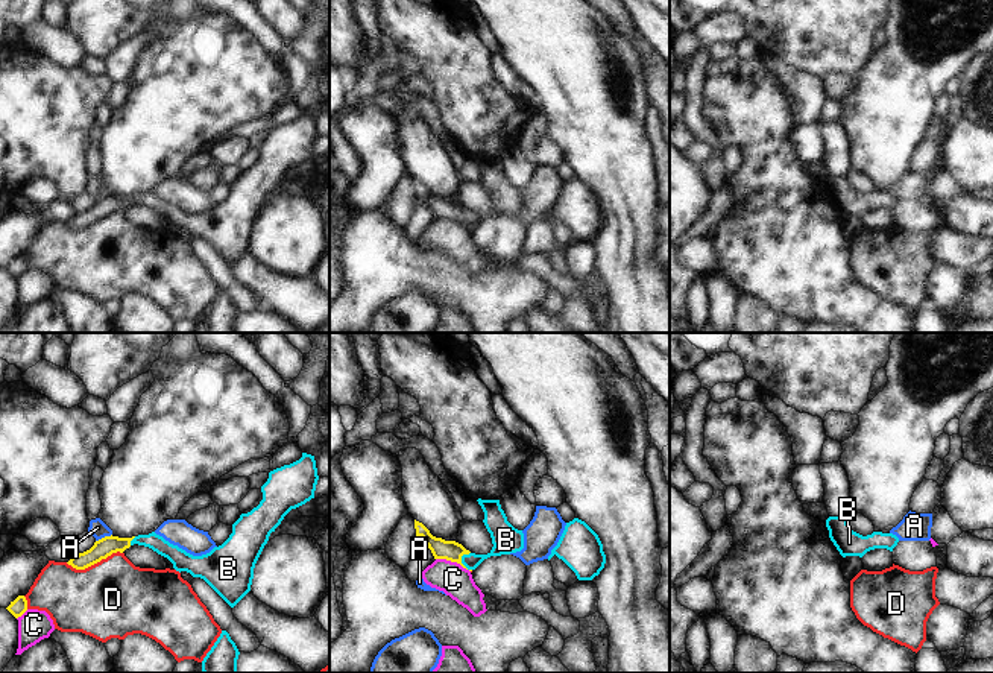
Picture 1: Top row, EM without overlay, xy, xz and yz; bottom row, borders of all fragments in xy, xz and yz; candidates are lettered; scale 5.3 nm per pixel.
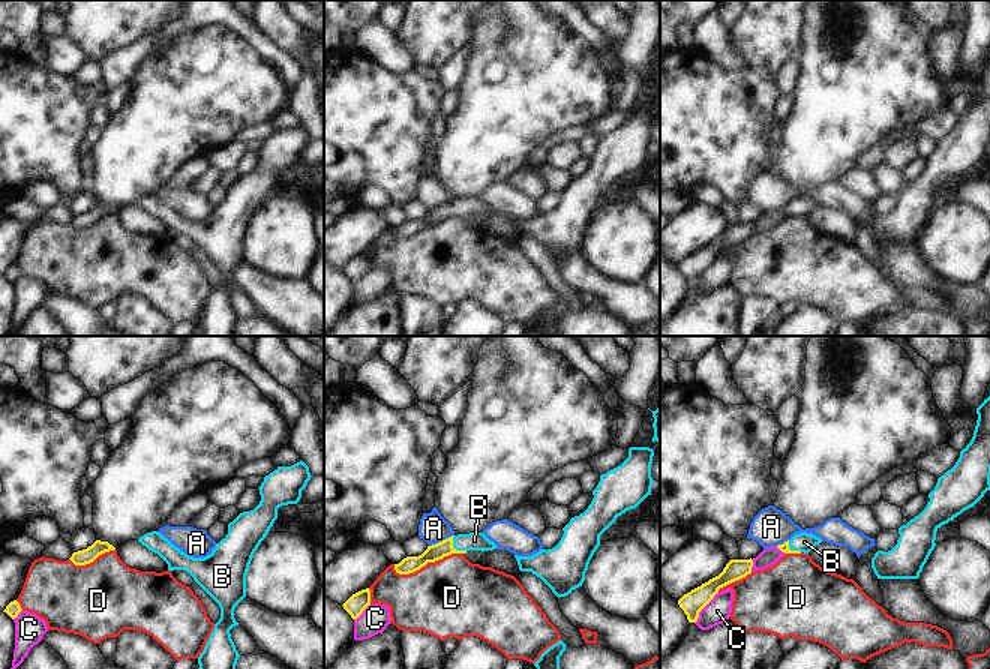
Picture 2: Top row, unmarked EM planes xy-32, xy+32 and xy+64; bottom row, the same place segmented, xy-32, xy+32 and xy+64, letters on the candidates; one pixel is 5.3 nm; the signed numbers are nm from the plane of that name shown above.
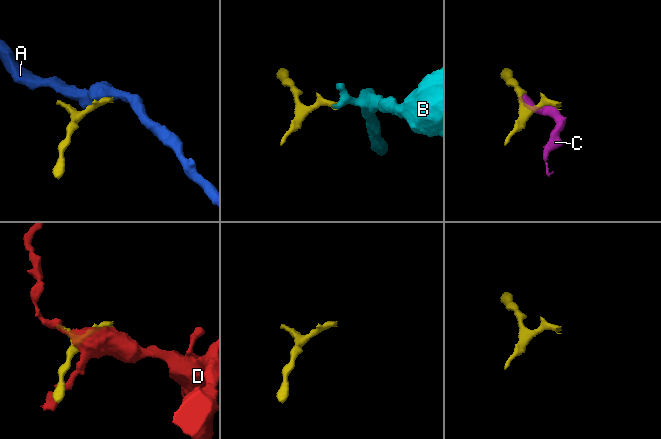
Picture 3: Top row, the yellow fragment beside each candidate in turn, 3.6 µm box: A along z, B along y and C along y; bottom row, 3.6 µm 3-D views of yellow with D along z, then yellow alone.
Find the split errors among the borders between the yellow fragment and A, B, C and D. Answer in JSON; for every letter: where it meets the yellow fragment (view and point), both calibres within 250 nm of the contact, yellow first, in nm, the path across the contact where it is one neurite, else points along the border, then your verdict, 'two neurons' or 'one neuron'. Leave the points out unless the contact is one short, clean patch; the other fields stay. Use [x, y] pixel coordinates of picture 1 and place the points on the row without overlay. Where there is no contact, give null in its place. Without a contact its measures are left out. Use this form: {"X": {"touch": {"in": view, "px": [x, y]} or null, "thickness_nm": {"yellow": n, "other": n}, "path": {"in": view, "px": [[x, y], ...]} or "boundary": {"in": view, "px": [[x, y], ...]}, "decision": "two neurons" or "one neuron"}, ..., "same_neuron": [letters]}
{"A": {"touch": {"in": "xy", "px": [105, 196]}, "thickness_nm": {"yellow": 100, "other": 90}, "boundary": {"in": "xy", "px": [[111, 193], [96, 201]]}, "decision": "two neurons"}, "B": {"touch": {"in": "xz", "px": [460, 222]}, "thickness_nm": {"yellow": 110, "other": 110}, "path": {"in": "xz", "px": [[441, 208], [450, 210], [460, 222], [486, 216], [503, 202]]}, "decision": "one neuron"}, "C": {"touch": {"in": "xz", "px": [453, 221]}, "thickness_nm": {"yellow": 110, "other": 170}, "decision": "two neurons"}, "D": {"touch": {"in": "xy", "px": [93, 224]}, "thickness_nm": {"yellow": 100, "other": 420}, "decision": "two neurons"}, "same_neuron": ["B"]}

